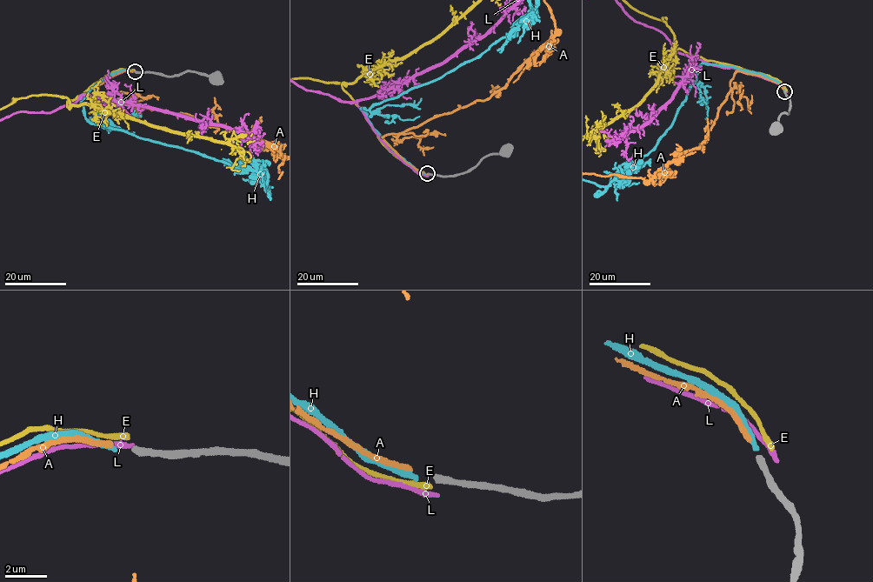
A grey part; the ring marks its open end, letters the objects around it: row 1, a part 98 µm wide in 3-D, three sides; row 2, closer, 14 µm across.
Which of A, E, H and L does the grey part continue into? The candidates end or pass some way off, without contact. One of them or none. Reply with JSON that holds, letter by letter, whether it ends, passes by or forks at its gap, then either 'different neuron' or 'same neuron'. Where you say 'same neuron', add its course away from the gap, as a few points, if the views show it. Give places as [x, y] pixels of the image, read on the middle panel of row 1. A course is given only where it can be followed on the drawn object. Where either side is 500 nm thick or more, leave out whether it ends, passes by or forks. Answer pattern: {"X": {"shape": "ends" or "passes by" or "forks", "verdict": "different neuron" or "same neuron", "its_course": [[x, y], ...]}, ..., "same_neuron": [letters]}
{"A": {"shape": "ends", "verdict": "different neuron"}, "E": {"shape": "ends", "verdict": "different neuron"}, "H": {"shape": "ends", "verdict": "different neuron"}, "L": {"shape": "ends", "verdict": "different neuron"}, "same_neuron": []}

